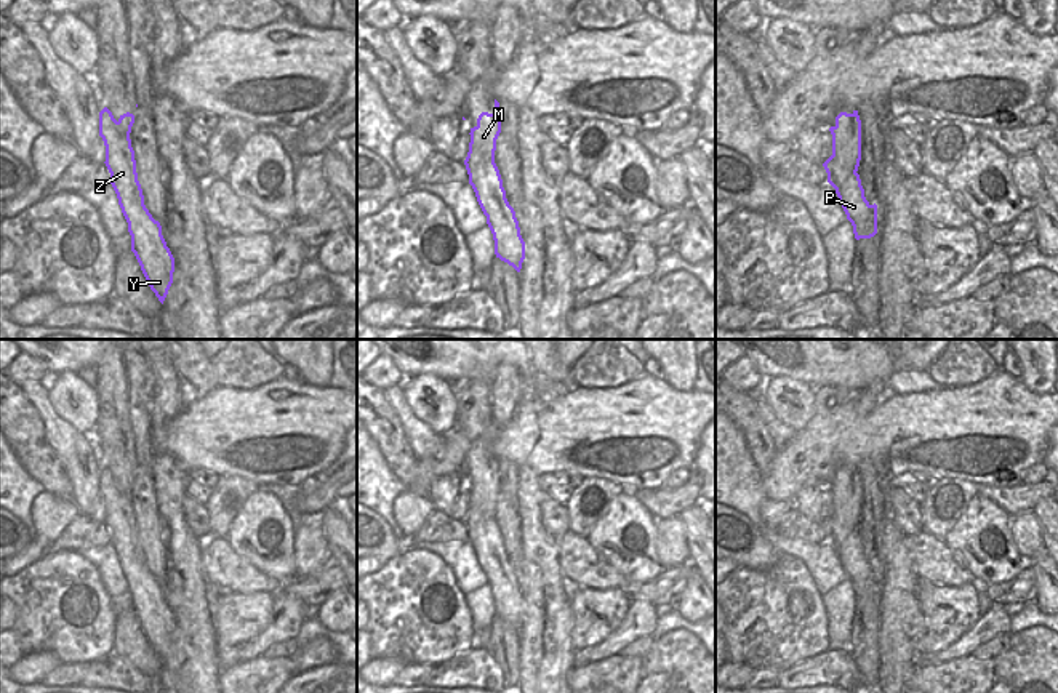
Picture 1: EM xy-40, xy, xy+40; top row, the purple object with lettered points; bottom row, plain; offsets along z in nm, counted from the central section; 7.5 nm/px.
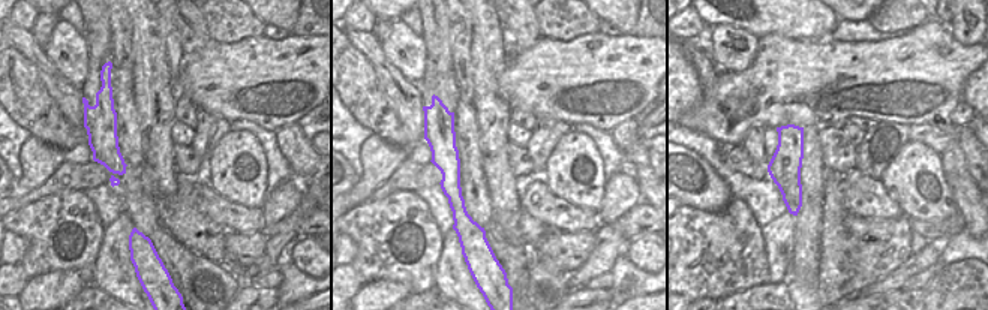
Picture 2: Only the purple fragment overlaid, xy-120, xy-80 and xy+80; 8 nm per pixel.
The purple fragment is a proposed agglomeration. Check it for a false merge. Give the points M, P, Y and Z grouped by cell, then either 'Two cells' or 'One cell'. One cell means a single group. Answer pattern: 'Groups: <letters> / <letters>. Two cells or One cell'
Groups: M / P Y Z. Two cells

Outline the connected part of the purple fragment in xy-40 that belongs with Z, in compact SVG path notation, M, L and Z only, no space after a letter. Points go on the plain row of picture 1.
M107 466L99 471L99 495L106 504L104 522L110 531L110 543L128 581L131 610L150 648L163 663L173 642L174 616L162 594L160 581L152 576L144 563L130 491L123 488Z

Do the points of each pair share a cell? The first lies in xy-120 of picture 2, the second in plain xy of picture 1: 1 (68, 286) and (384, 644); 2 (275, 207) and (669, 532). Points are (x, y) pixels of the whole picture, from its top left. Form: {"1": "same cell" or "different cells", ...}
{"1": "different cells", "2": "same cell"}

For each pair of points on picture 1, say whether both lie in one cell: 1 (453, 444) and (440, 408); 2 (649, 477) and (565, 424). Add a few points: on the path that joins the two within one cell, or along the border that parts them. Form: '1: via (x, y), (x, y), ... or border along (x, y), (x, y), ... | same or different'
1: border along (455, 423), (440, 434) | different
2: via (620, 477), (575, 466), (562, 455) | same

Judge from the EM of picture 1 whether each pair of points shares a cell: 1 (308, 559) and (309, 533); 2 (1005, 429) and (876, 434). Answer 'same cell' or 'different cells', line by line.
1: same cell
2: same cell

